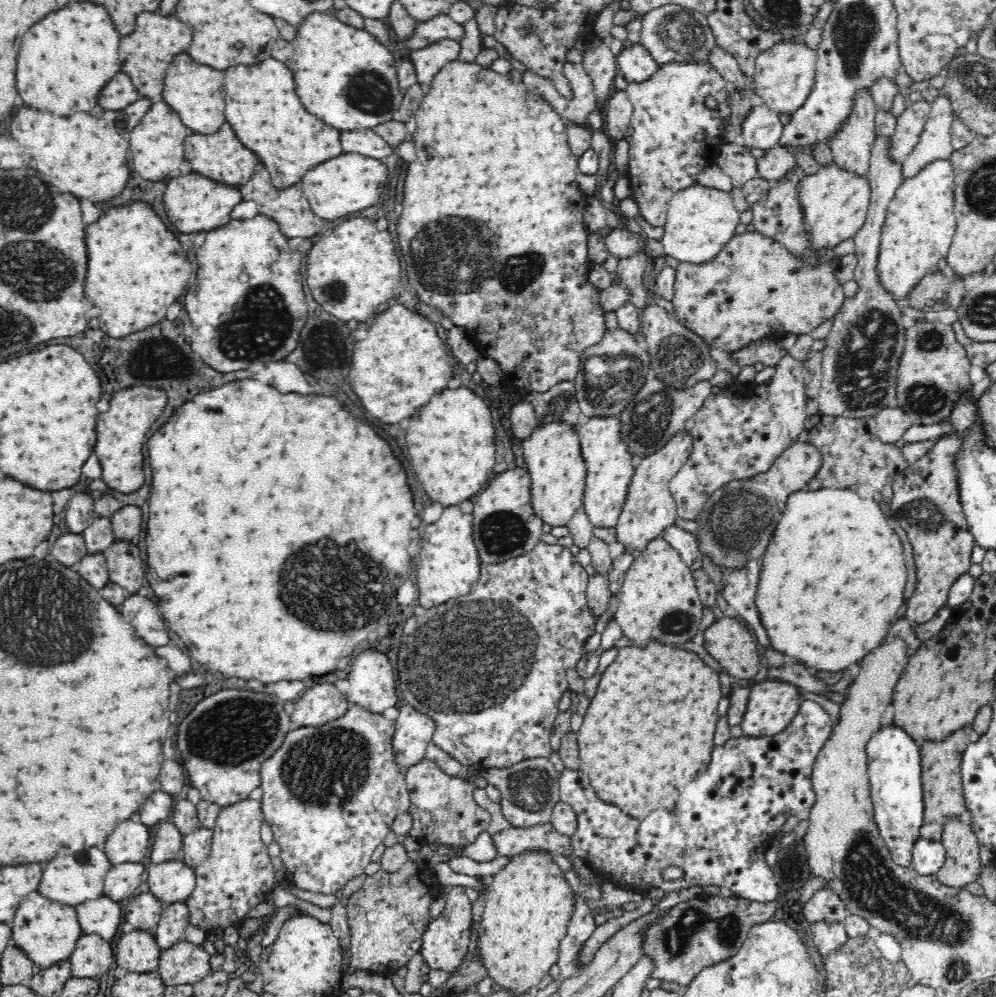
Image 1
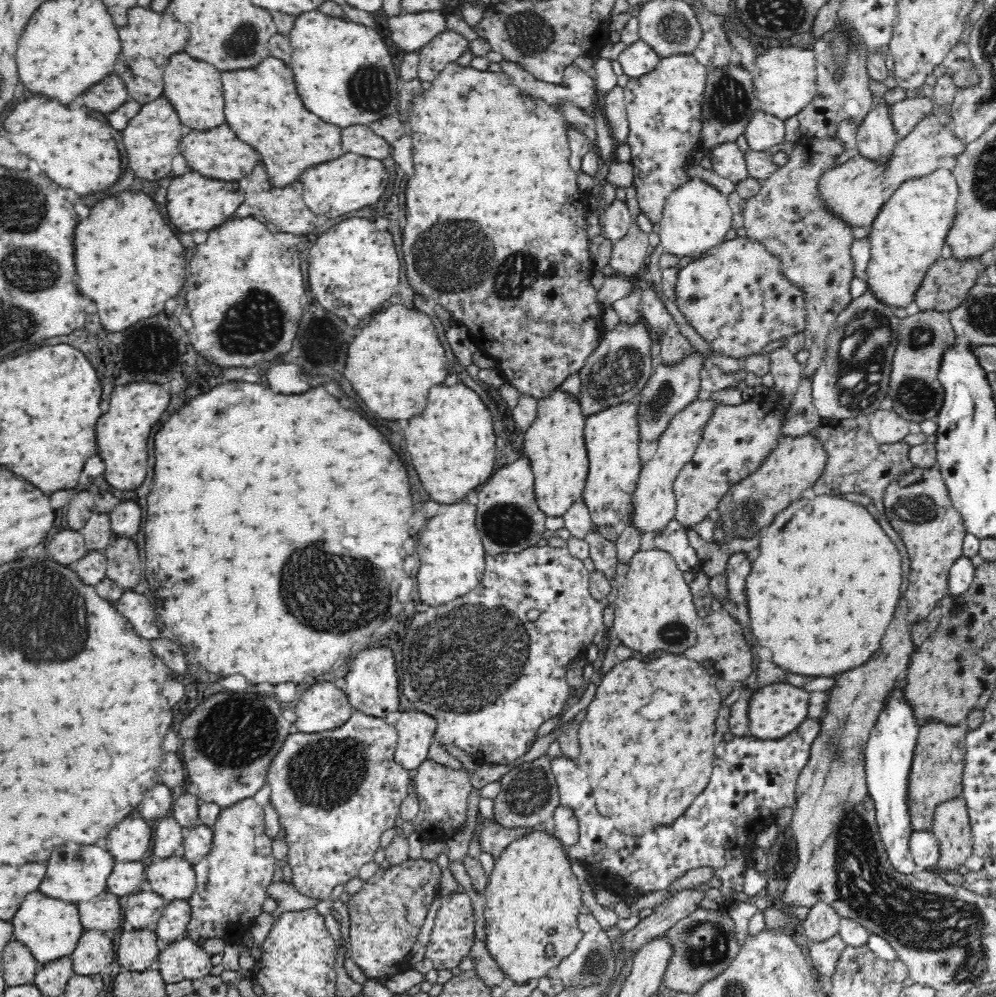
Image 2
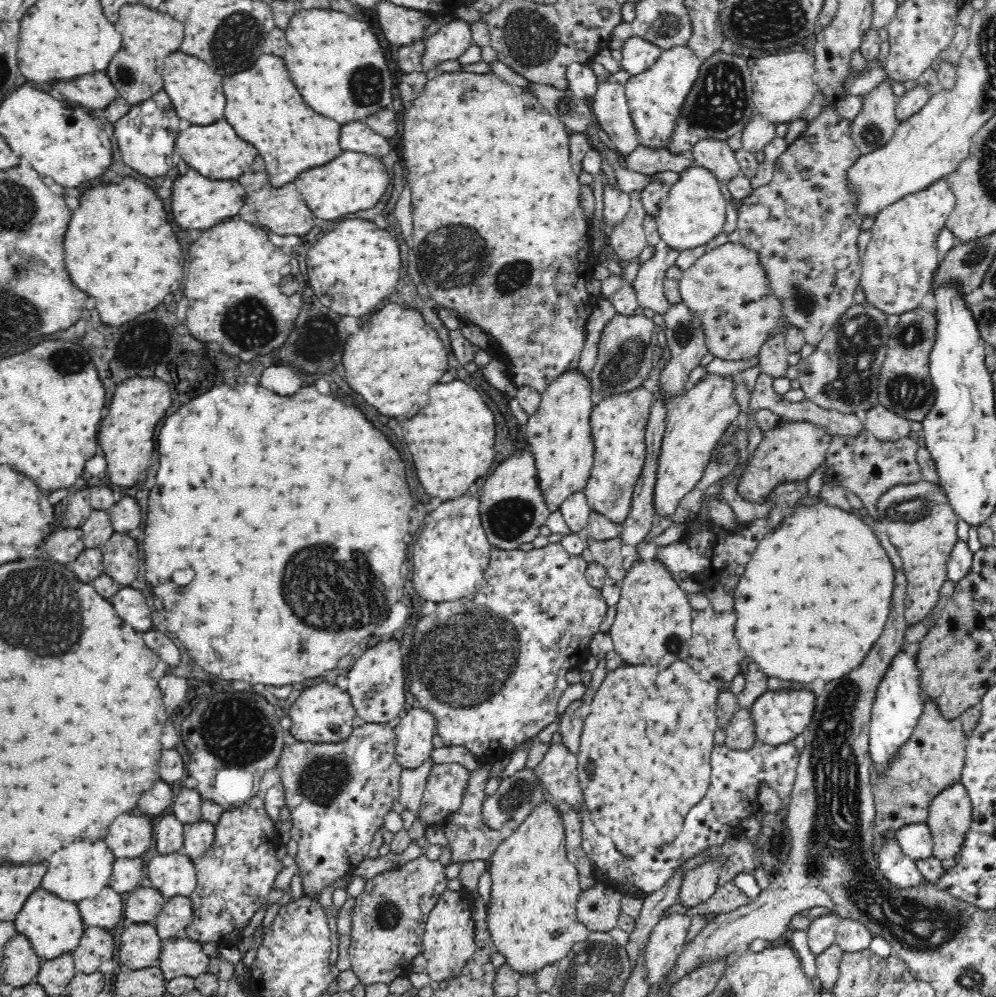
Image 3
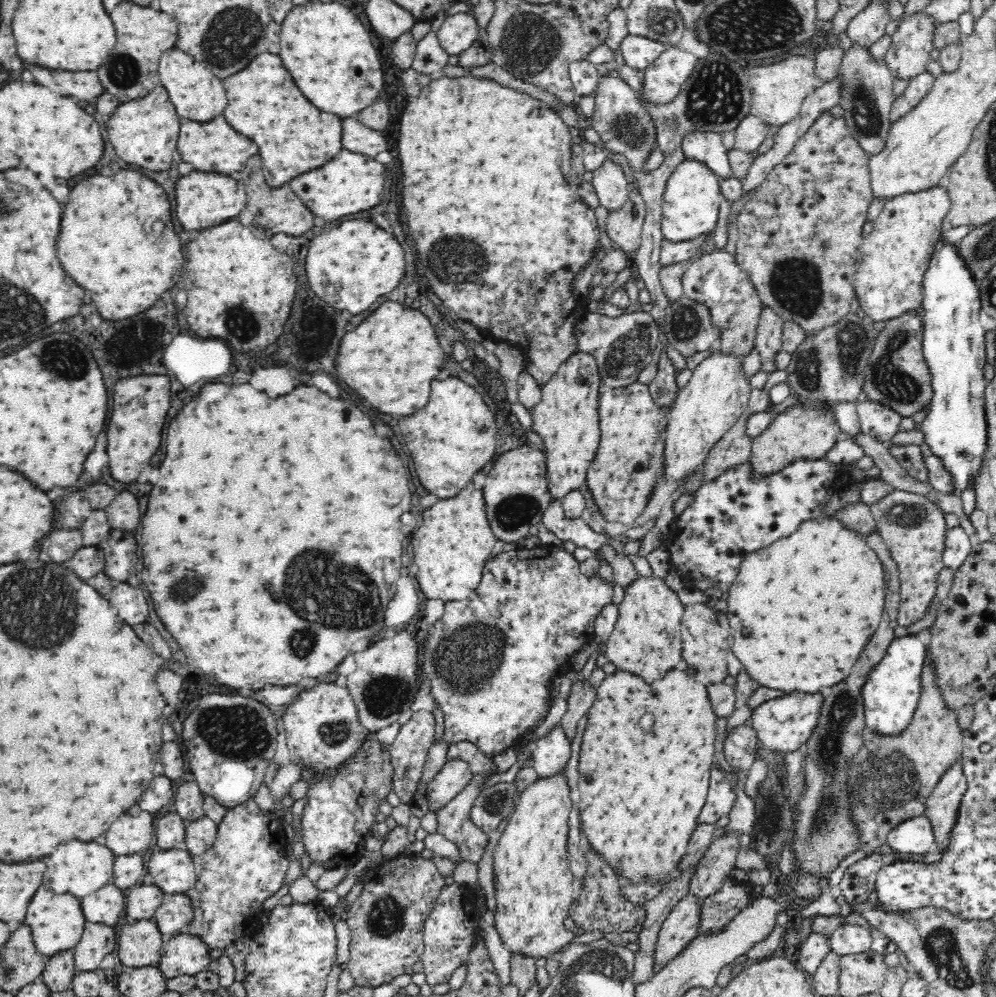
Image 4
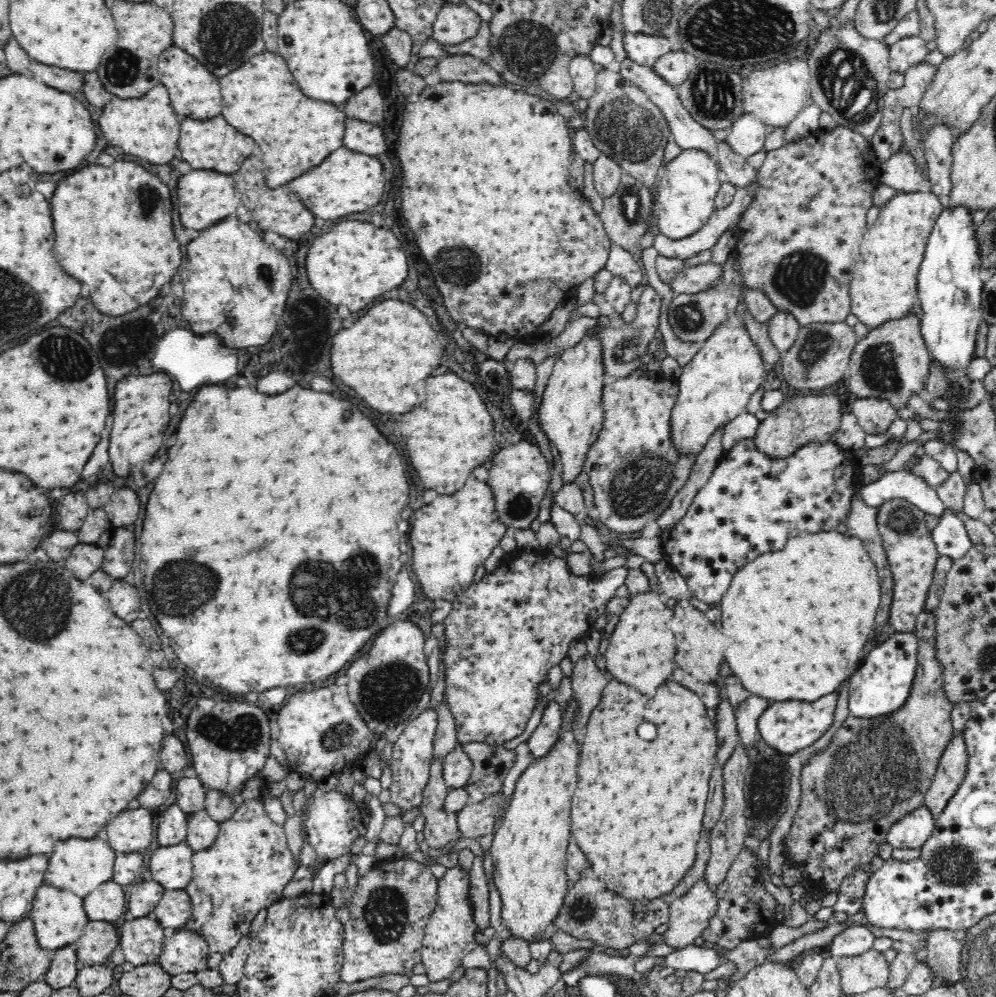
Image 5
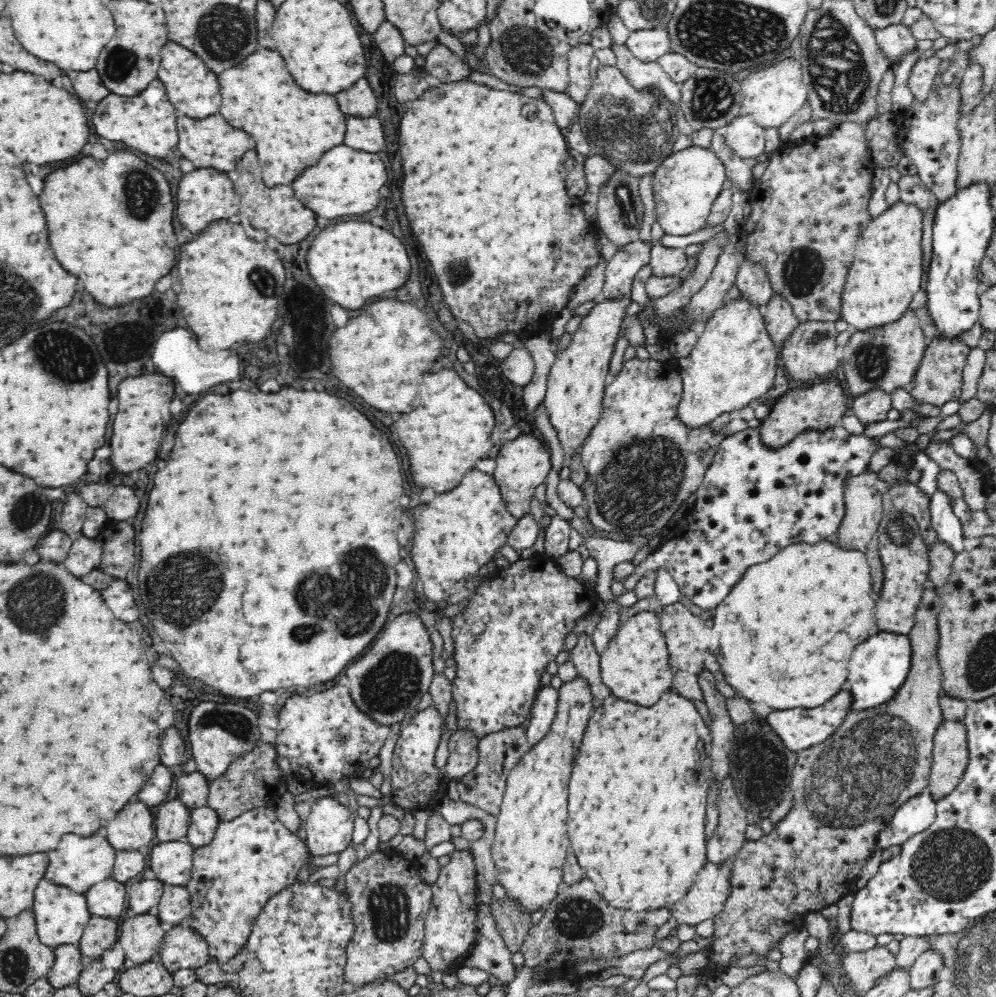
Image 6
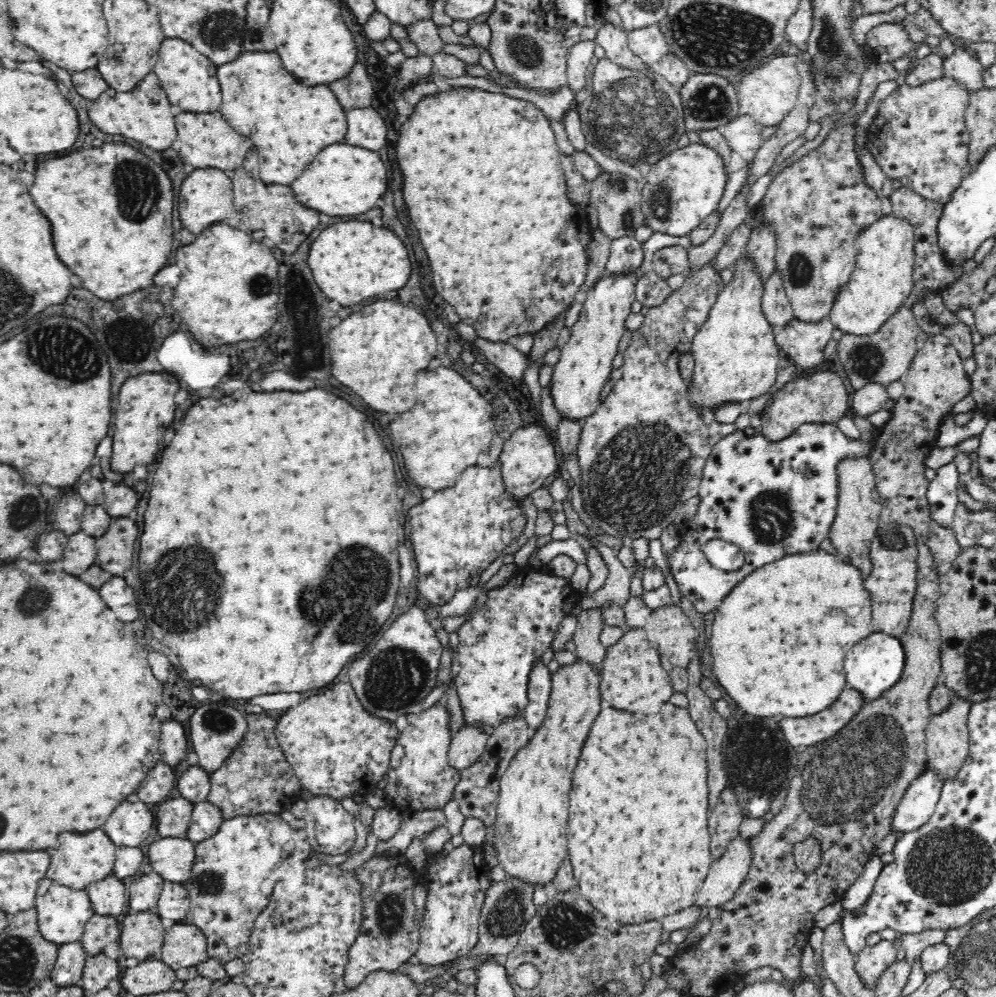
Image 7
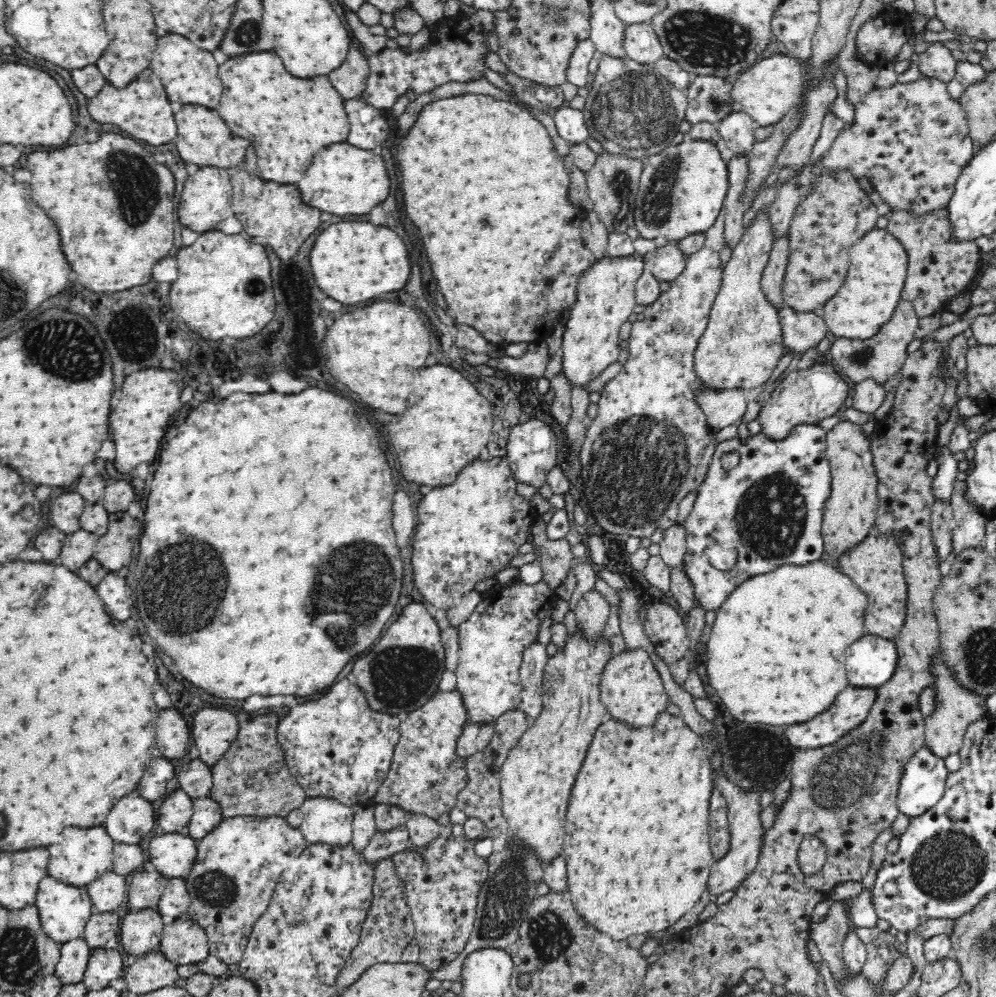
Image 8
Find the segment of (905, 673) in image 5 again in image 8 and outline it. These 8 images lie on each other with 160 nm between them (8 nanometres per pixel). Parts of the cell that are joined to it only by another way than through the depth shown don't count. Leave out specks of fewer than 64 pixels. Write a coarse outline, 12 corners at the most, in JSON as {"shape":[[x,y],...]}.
{"shape":[[862,636],[848,646],[850,687],[880,689],[895,676],[892,639]]}

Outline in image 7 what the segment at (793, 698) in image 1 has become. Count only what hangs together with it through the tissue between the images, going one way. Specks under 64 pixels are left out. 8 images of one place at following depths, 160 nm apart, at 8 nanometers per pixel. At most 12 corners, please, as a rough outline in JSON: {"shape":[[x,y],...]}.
{"shape":[[844,690],[826,710],[778,724],[790,746],[834,736],[864,705]]}

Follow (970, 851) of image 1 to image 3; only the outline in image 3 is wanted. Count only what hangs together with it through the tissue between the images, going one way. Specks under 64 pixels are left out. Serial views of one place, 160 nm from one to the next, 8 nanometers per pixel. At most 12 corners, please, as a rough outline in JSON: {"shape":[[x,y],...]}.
{"shape":[[959,782],[931,802],[927,825],[939,860],[960,858],[972,803]]}

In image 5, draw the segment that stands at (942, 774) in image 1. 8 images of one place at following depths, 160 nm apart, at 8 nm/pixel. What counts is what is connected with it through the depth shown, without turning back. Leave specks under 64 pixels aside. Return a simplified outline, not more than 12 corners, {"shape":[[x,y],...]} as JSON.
{"shape":[[936,624],[881,720],[850,715],[800,775],[785,858],[837,892],[925,804],[957,734]]}

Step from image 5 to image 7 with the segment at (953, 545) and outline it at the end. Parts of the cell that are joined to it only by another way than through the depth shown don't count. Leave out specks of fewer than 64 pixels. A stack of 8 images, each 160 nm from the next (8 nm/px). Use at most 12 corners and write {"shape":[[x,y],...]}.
{"shape":[[951,462],[929,482],[929,515],[937,526],[955,522],[960,476]]}

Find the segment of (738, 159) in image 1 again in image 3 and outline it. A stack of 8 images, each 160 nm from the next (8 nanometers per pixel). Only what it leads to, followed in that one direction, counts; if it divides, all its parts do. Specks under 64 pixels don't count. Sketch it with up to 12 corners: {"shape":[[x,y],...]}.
{"shape":[[708,138],[691,151],[719,182],[742,176],[727,141]]}

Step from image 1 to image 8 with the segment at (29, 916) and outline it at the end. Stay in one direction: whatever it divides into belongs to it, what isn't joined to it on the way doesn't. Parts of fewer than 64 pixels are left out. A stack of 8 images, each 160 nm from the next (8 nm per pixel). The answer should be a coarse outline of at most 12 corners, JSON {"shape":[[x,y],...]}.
{"shape":[[48,876],[34,904],[59,944],[82,939],[94,913],[87,886]]}

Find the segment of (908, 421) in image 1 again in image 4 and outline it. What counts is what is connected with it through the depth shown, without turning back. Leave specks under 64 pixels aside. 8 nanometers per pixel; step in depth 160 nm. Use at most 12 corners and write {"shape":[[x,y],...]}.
{"shape":[[874,401],[856,403],[861,431],[884,442],[903,416]]}

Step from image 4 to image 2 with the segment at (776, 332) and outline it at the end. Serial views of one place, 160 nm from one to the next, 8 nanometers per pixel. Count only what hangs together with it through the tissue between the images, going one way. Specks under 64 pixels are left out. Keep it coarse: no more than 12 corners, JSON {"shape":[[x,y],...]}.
{"shape":[[770,353],[774,400],[718,403],[673,484],[692,528],[784,436],[803,364]]}

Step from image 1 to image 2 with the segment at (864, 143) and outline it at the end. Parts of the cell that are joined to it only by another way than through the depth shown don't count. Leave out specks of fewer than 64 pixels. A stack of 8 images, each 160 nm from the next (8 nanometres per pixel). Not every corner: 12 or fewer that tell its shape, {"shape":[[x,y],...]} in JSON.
{"shape":[[831,31],[812,49],[817,94],[798,114],[800,134],[839,140],[875,108],[867,56],[856,46],[835,82]]}

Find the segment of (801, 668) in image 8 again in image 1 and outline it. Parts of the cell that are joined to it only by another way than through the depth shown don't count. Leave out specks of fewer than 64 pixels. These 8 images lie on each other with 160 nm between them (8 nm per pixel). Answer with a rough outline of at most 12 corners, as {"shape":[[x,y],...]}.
{"shape":[[789,494],[756,604],[772,644],[838,672],[904,602],[880,502]]}

